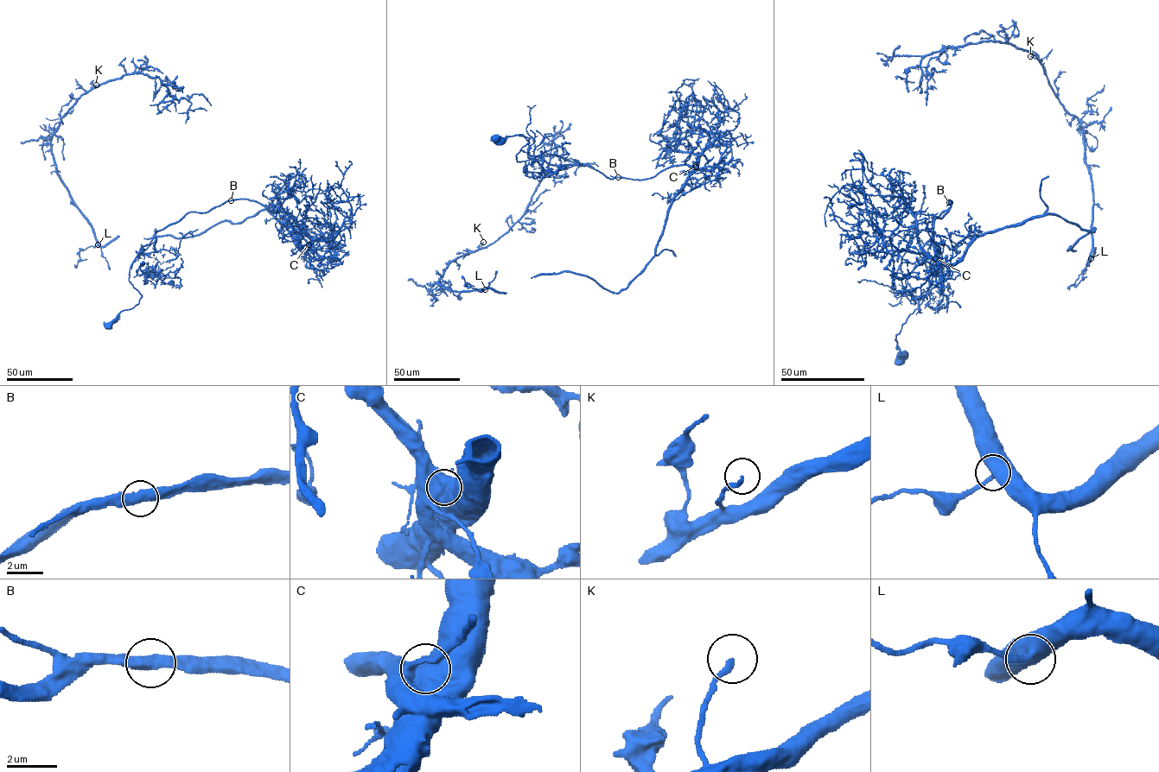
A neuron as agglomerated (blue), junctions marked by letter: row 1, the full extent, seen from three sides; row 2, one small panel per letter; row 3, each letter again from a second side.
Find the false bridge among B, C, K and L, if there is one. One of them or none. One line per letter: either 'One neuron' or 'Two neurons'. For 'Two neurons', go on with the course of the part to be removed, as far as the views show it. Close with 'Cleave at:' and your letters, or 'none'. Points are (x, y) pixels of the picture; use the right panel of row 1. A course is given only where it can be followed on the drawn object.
B: One neuron
C: Two neurons. Course of the part to remove: (935, 258), (933, 220), (952, 201), (932, 218), (933, 237), (922, 253), (927, 292), (896, 335), (901, 356)
K: One neuron
L: One neuron
Cleave at: C

